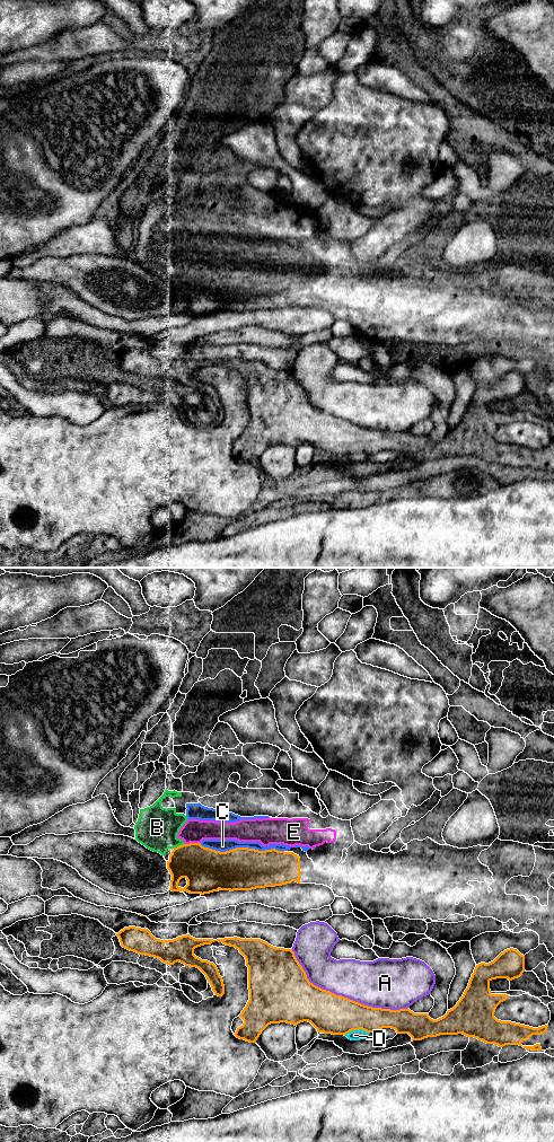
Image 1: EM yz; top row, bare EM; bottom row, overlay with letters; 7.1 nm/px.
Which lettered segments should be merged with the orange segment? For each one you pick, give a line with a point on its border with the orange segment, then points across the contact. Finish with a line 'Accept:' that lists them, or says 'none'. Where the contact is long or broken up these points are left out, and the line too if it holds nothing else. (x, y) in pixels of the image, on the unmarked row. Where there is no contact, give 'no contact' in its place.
Accept: none

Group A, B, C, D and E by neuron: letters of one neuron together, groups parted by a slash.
A / B C E / D

